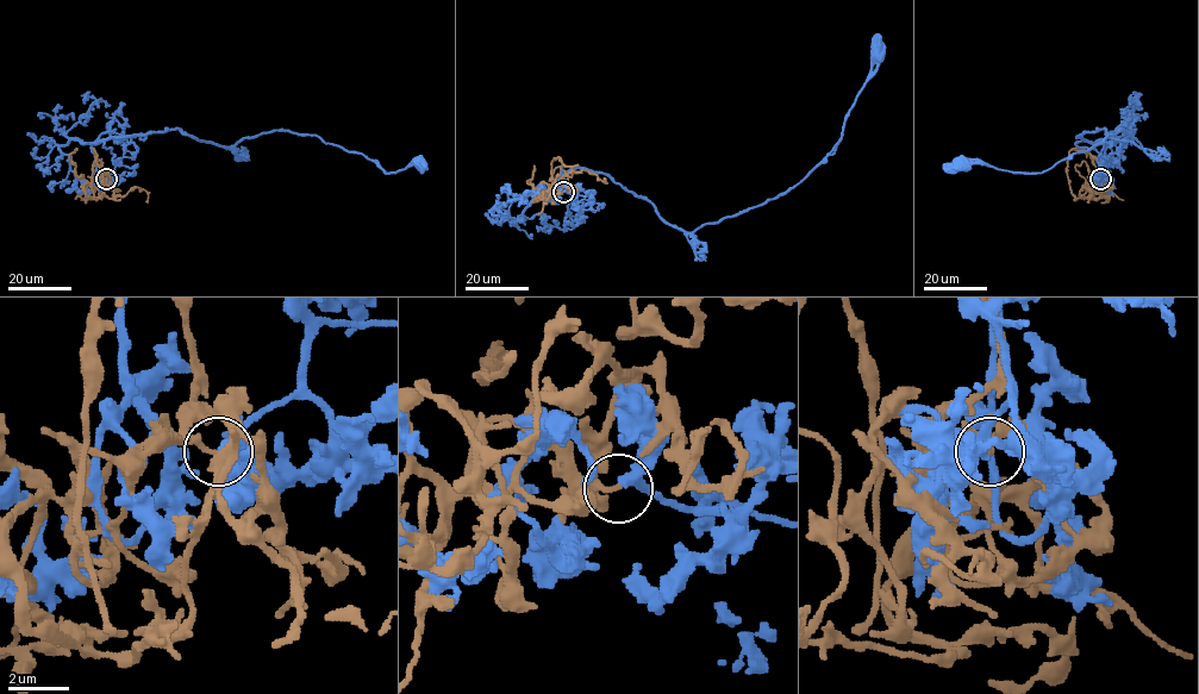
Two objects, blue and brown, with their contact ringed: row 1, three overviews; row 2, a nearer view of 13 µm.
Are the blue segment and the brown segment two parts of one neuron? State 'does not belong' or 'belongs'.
does not belong

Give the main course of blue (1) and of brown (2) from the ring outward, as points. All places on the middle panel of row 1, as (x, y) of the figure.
1: (563, 191), (573, 193), (562, 167), (601, 172), (687, 232), (761, 205), (793, 188), (838, 142), (878, 52)
2: (563, 192), (559, 188), (564, 180), (561, 166), (553, 177)

